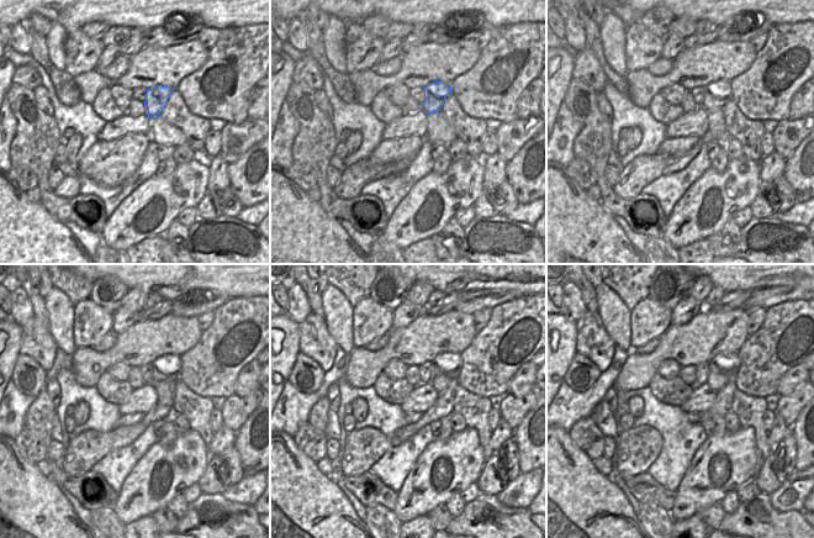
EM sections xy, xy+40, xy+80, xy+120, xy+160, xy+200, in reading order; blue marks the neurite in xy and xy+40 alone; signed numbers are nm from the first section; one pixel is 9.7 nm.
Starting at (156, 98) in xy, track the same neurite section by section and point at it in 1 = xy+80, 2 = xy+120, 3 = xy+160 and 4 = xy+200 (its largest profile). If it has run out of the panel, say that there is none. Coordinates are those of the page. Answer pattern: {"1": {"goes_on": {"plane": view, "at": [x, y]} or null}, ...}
{"1": {"goes_on": {"plane": "xy+80", "at": [712, 98]}}, "2": {"goes_on": {"plane": "xy+120", "at": [165, 375]}}, "3": {"goes_on": {"plane": "xy+160", "at": [452, 362]}}, "4": {"goes_on": {"plane": "xy+200", "at": [730, 362]}}}

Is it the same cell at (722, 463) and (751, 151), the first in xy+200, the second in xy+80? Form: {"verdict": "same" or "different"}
{"verdict": "different"}

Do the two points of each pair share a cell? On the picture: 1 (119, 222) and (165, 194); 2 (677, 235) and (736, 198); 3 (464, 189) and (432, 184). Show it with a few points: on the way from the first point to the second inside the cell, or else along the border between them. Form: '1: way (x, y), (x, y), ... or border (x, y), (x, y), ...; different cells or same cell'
1: way (130, 217), (154, 194); same cell
2: way (693, 219), (703, 200), (719, 198); same cell
3: way (456, 189), (439, 189); same cell

